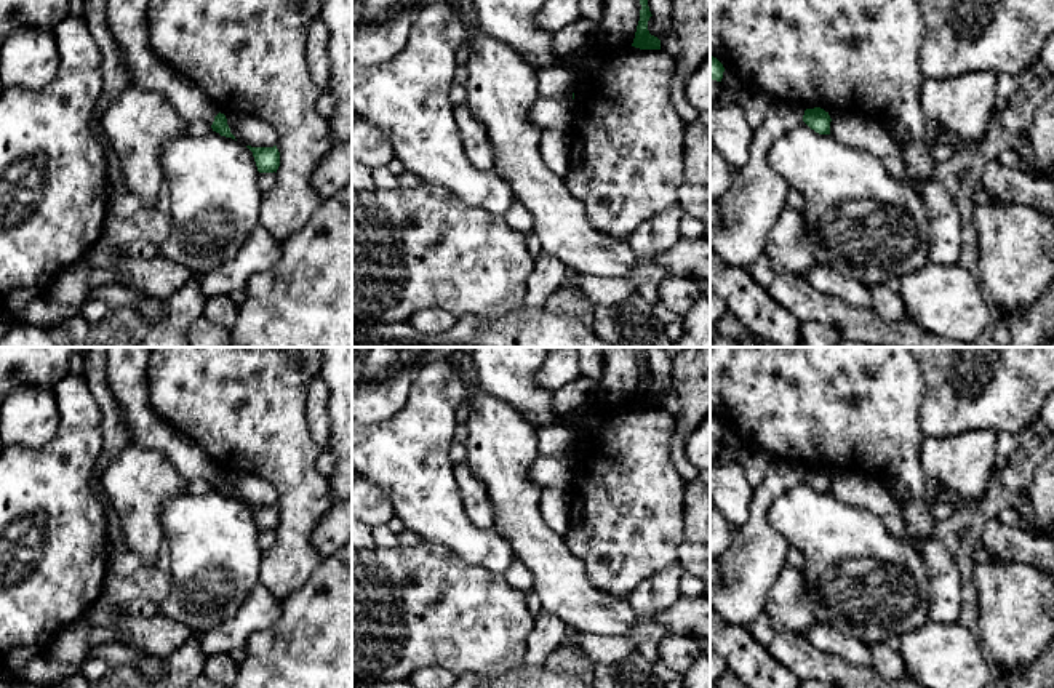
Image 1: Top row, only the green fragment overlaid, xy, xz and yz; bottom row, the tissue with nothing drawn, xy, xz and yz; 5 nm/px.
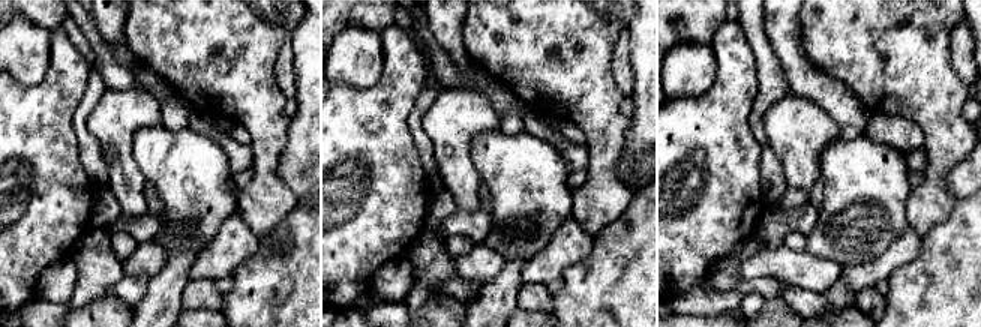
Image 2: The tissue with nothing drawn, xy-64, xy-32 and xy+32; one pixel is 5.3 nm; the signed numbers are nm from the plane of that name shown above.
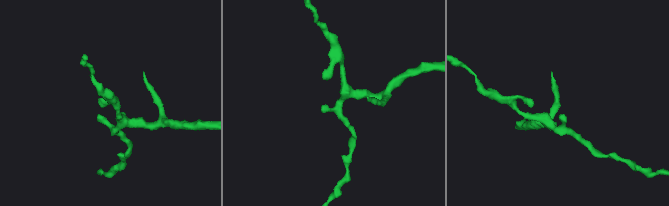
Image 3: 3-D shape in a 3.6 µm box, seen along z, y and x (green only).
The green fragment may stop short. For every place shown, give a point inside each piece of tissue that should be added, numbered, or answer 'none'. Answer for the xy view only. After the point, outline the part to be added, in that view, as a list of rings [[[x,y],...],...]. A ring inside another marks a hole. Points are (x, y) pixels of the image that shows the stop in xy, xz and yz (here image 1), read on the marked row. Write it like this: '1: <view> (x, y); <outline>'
none

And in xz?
none

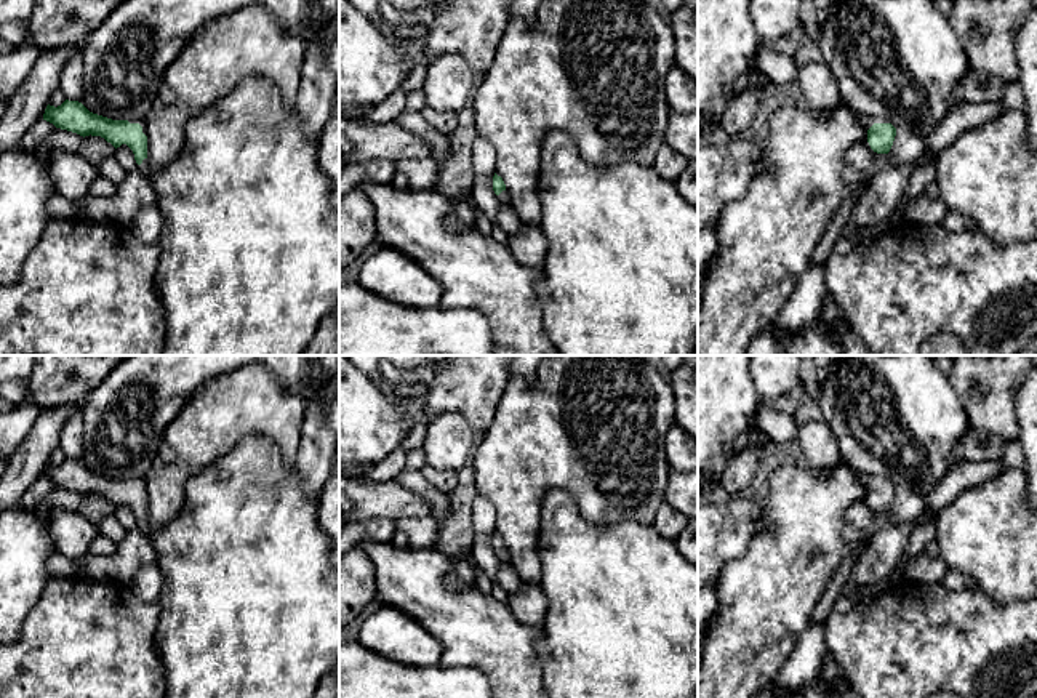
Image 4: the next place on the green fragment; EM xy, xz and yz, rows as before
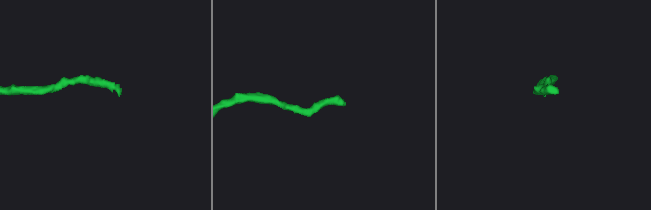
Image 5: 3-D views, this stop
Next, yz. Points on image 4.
1: yz (868, 120); [[[863,115],[861,122],[863,122],[866,131],[867,131],[874,123],[891,123],[890,118],[875,117],[875,115]]]

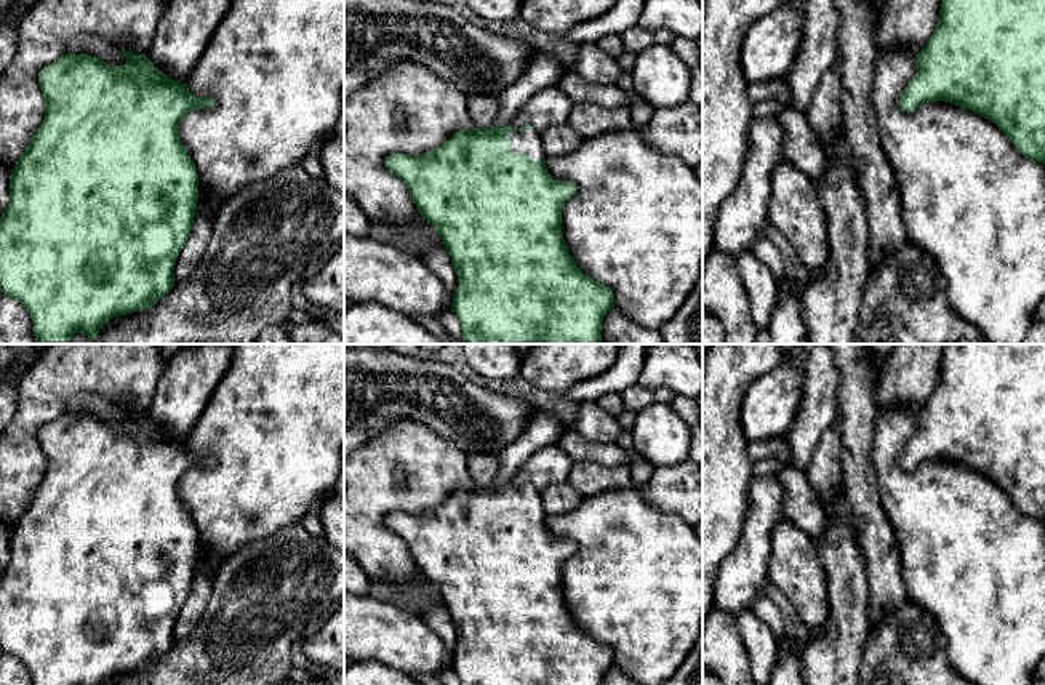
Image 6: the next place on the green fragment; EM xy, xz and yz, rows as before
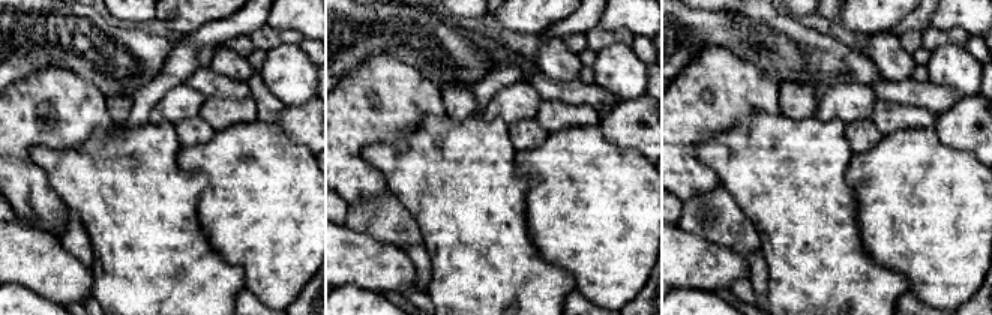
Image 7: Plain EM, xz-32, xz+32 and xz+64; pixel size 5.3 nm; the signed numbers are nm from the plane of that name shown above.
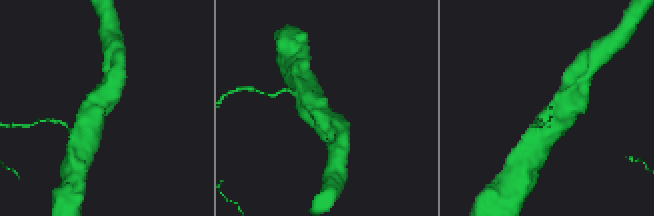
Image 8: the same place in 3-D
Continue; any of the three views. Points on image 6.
1: xz (528, 143); [[[533,128],[531,131],[506,131],[510,138],[512,154],[527,154],[531,160],[547,160],[543,149],[541,131]]]

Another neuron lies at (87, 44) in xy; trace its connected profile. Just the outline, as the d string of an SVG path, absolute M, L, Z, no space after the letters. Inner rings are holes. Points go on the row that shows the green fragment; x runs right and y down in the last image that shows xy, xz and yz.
M91 34L74 37L66 45L66 53L96 56L112 67L126 64L126 58L122 50L114 45L114 42Z

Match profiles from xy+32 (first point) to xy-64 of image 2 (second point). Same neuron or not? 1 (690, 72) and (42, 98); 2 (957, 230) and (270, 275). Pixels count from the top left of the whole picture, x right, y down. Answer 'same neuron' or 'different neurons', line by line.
1: different neurons
2: same neuron

